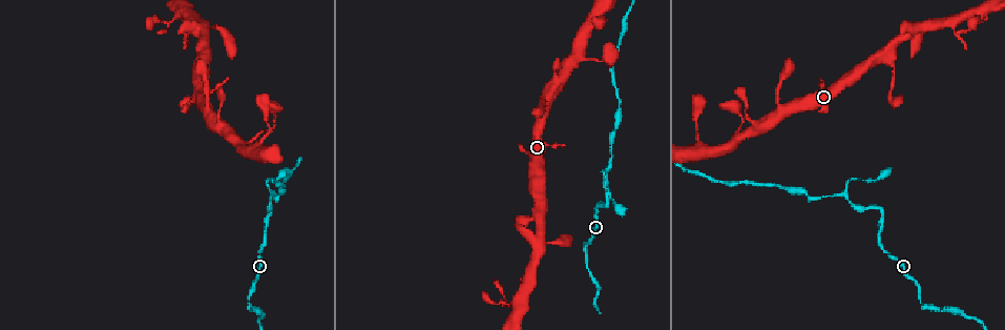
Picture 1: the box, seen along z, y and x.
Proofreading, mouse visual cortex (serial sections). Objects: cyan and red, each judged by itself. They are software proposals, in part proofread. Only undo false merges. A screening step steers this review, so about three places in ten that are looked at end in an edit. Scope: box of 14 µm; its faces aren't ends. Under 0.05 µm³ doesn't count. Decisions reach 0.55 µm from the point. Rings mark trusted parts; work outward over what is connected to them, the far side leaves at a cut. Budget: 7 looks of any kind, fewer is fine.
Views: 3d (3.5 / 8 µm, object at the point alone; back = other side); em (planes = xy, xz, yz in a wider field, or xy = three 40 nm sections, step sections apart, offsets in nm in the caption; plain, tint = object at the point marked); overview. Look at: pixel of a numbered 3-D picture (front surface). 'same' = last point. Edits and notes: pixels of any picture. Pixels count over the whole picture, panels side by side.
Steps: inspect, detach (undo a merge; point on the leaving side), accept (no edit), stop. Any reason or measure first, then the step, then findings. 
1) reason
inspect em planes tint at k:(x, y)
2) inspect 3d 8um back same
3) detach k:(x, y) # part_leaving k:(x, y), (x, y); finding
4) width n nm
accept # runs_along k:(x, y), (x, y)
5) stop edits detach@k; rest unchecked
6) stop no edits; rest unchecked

abrupt turn
inspect 3d 8um back at 1:(584, 245)

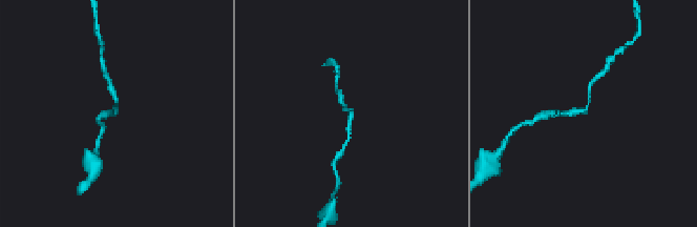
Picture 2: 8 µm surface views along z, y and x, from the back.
closer look
inspect 3d 3.5um at 2:(583, 110)

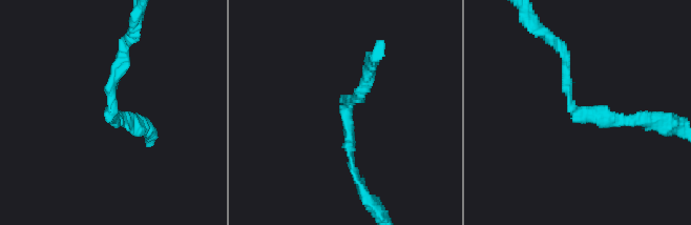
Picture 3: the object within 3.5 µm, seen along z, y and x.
accept # runs_along 3:(560, 46), (577, 111), (644, 121); one cell here

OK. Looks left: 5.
branch point
inspect 3d 3.5um at 1:(608, 170)

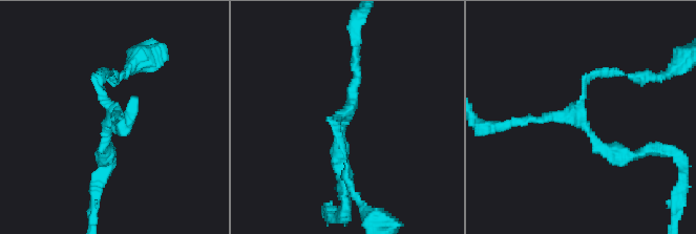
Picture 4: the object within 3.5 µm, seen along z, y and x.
now the EM
inspect em planes tint at 4:(346, 113)

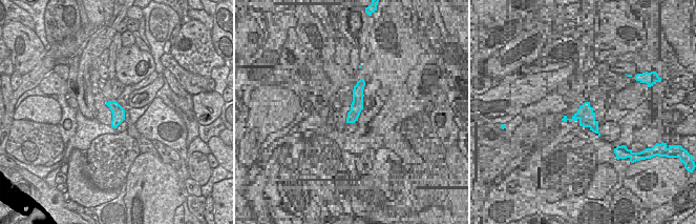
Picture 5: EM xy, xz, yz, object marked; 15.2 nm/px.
accept # continuous, no second cell

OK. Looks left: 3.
thick turns thin
inspect 3d 3.5um back at 1:(263, 111)

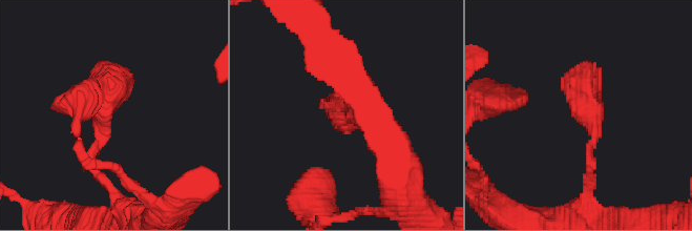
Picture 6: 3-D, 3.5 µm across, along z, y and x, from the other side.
need the tissue
inspect em xy step 1 tint at 6:(589, 111)

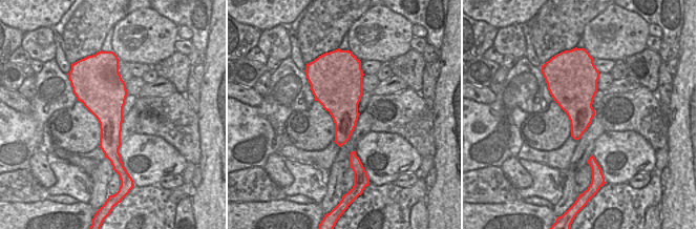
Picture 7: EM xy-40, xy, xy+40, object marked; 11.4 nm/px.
accept # runs_along 6:(97, 173), (90, 151), (120, 67); one cell here

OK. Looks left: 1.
stop no edits; rest unchecked

